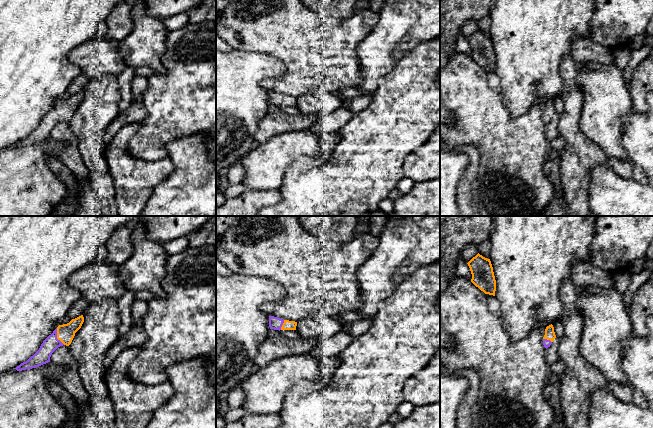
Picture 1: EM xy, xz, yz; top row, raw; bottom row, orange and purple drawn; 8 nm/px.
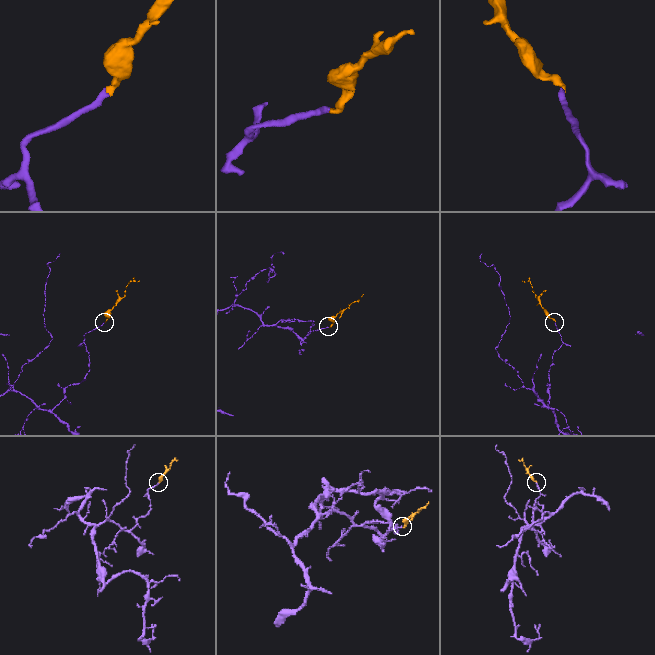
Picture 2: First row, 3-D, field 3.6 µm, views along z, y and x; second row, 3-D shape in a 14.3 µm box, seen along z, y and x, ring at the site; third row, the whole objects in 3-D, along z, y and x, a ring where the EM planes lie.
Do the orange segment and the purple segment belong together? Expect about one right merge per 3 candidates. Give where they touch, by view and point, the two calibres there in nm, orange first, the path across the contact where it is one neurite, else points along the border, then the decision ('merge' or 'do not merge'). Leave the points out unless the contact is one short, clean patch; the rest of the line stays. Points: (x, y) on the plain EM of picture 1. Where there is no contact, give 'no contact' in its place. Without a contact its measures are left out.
xy (57, 113) | 140/120 nm | across xy (65, 109), (57, 113), (51, 119) | merge

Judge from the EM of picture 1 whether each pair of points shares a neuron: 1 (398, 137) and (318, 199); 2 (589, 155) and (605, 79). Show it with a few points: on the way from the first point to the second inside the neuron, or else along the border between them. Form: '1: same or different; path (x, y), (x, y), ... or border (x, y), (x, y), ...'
1: same; path (378, 151), (338, 191)
2: different; border (579, 120), (579, 129), (607, 154)

